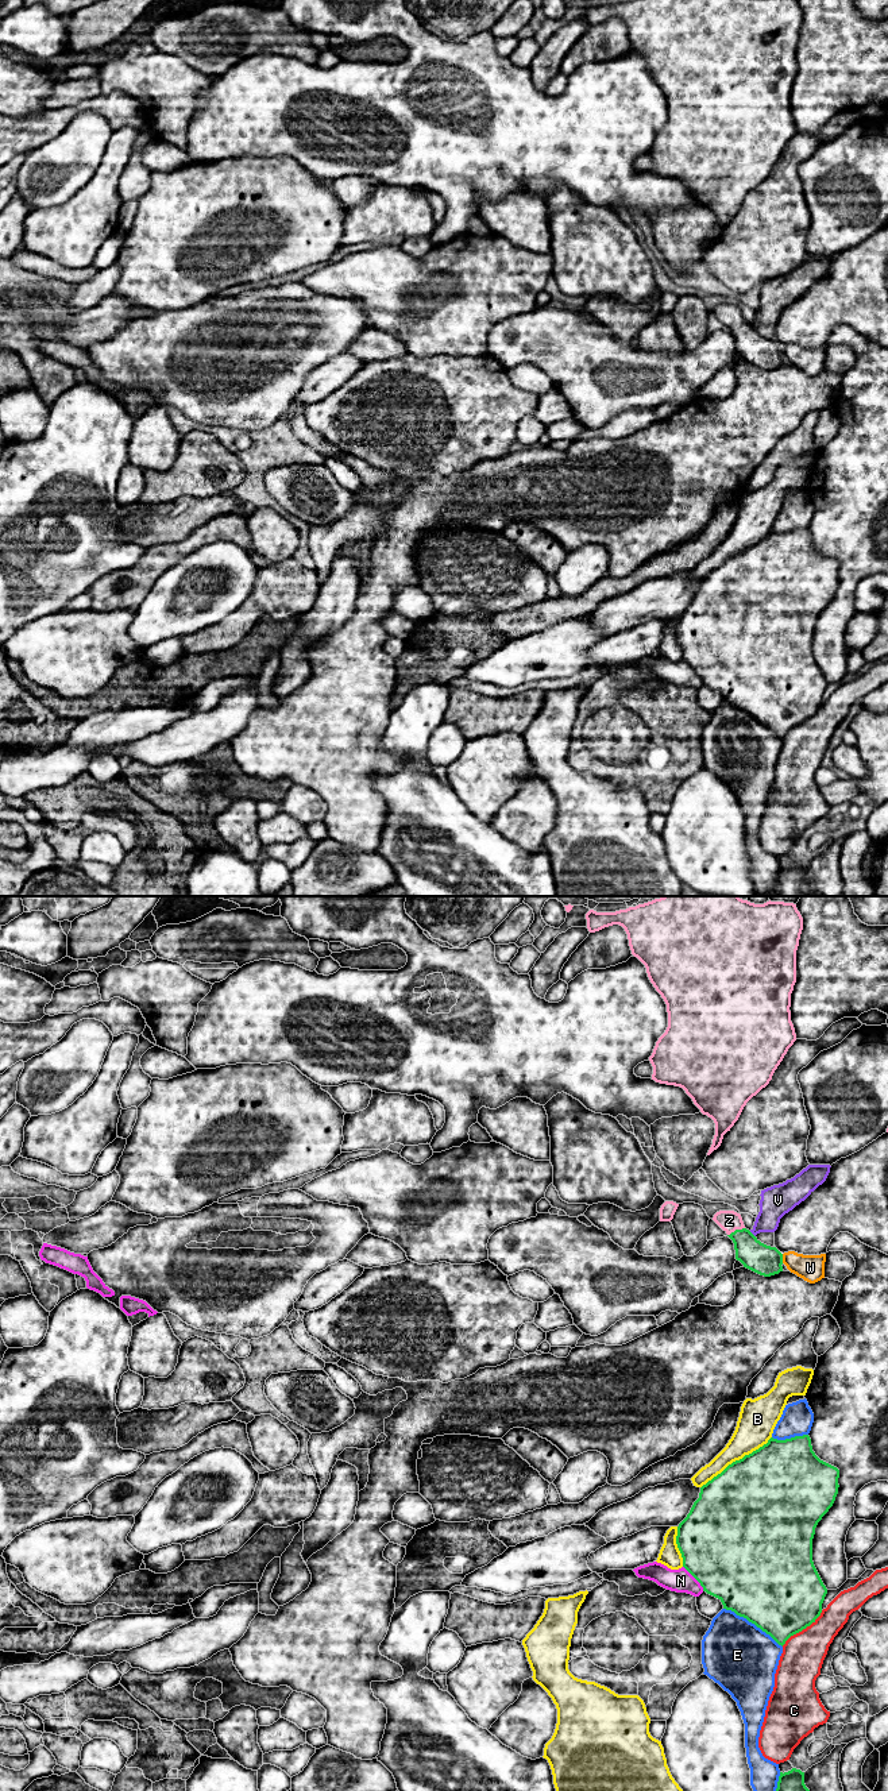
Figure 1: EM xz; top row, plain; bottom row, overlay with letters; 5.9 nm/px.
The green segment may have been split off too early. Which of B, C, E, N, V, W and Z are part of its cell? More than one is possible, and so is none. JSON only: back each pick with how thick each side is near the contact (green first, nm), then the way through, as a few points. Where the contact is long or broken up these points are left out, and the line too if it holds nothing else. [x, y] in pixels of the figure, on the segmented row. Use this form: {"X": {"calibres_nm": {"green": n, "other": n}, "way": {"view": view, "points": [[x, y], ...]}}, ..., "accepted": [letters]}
{"Z": {"calibres_nm": {"green": 180, "other": 130}, "way": {"view": "xz", "points": [[755, 1255], [736, 1230], [729, 1220]]}}, "accepted": ["Z"]}

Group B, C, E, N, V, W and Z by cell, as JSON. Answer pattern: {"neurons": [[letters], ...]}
{"neurons": [["B"], ["C"], ["E"], ["N"], ["V"], ["W"], ["Z"]]}

